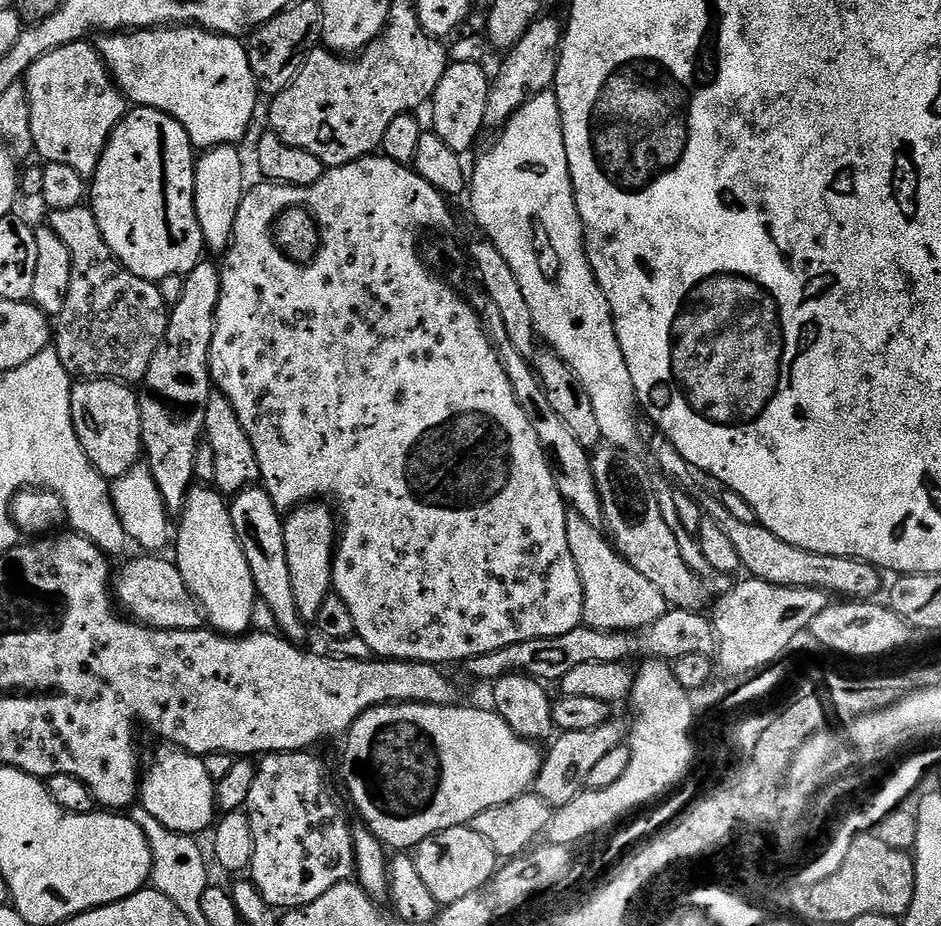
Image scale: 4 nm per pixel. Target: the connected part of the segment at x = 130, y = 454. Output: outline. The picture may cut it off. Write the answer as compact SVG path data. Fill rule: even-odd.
M80 380L73 383L70 410L78 442L86 458L111 482L122 478L142 460L142 418L140 397L129 385L119 380Z

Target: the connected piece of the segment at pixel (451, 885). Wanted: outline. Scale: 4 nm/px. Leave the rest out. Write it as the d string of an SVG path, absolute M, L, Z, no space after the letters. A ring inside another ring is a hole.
M471 826L442 830L426 838L416 845L414 859L422 882L442 906L451 906L459 900L472 898L484 883L485 887L493 879L498 869L498 857L494 850L490 850L490 842L474 834Z

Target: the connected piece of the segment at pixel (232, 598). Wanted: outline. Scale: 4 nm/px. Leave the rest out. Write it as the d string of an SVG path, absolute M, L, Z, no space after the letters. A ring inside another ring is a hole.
M193 486L188 490L188 496L184 499L184 509L178 513L178 520L174 528L174 548L176 544L176 556L174 555L174 563L176 569L180 571L180 576L186 582L186 586L190 590L190 594L200 604L200 611L204 613L204 619L215 631L225 636L243 636L253 627L252 610L254 602L258 599L256 595L256 587L254 586L254 578L250 574L250 562L246 562L246 554L242 554L242 546L238 542L238 538L234 534L234 526L232 525L232 510L229 501L221 496L212 486Z

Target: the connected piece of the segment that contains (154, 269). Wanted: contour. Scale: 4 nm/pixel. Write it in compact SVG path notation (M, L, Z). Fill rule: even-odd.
M133 107L118 122L102 150L96 172L90 178L90 207L102 238L106 238L106 246L138 278L164 282L167 276L186 277L205 255L202 226L198 226L196 217L196 161L186 130L170 114L157 108Z

